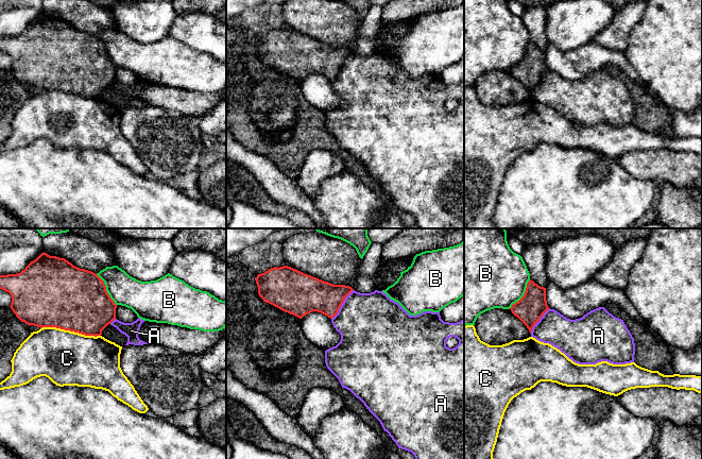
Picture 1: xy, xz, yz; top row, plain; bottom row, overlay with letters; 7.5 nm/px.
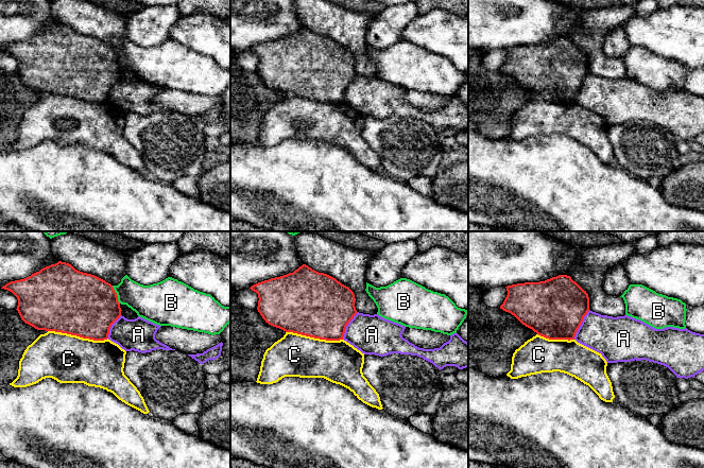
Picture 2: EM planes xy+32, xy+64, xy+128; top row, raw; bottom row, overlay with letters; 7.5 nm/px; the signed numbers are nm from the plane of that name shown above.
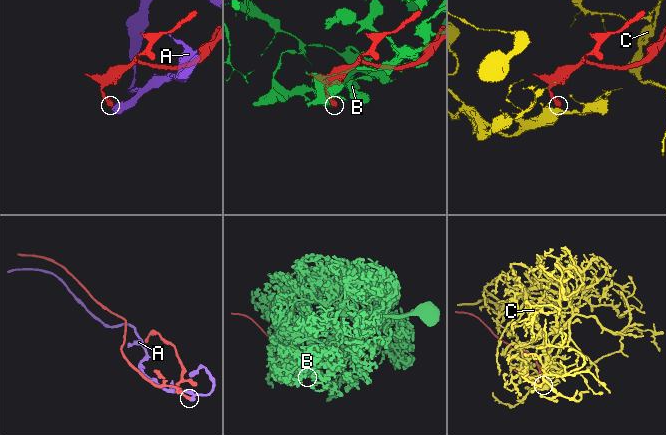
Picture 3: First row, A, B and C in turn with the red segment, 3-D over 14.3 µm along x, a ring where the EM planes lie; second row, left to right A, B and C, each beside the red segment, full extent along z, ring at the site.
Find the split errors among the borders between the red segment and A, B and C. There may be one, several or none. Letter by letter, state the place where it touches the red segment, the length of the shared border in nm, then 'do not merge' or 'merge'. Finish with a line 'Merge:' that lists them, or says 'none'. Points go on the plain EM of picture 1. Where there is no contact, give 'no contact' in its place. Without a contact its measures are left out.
A: xz (342, 65) | 280 nm | do not merge
B: yz (524, 56) | 280 nm | do not merge
C: xy (70, 92) | 460 nm | do not merge
Merge: none

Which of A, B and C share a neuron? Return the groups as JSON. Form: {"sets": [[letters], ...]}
{"sets": [["A"], ["B"], ["C"]]}

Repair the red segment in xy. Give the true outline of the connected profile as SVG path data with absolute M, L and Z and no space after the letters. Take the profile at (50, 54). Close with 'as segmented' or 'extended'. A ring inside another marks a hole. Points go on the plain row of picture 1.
M45 14L20 35L0 37L0 51L11 56L11 71L29 88L56 89L97 99L116 81L117 67L96 35Z; as segmented

